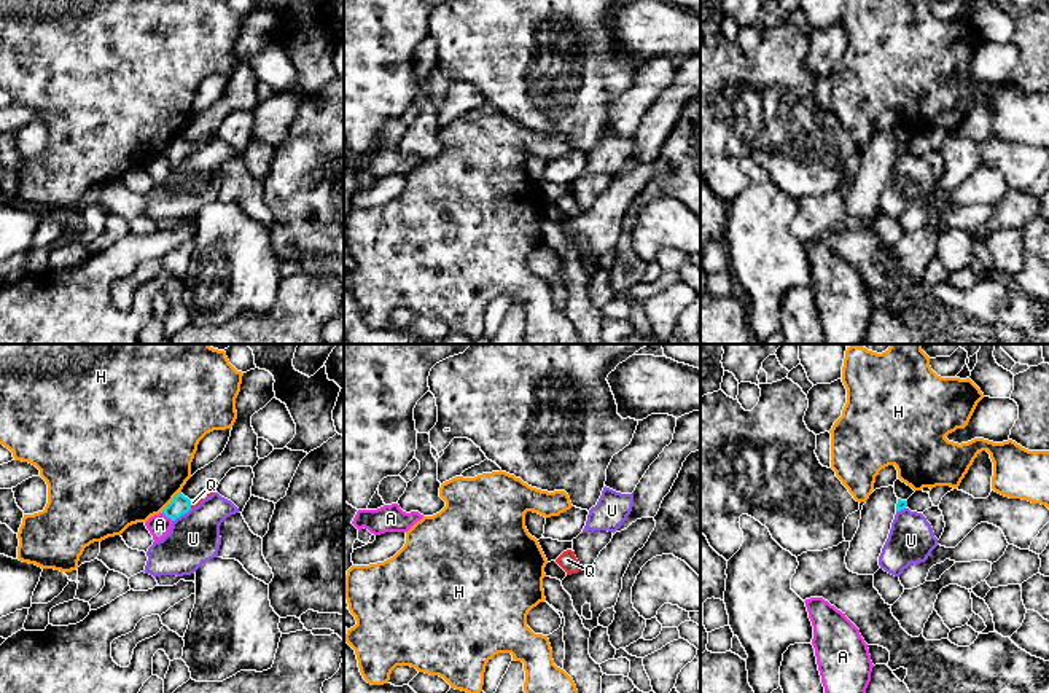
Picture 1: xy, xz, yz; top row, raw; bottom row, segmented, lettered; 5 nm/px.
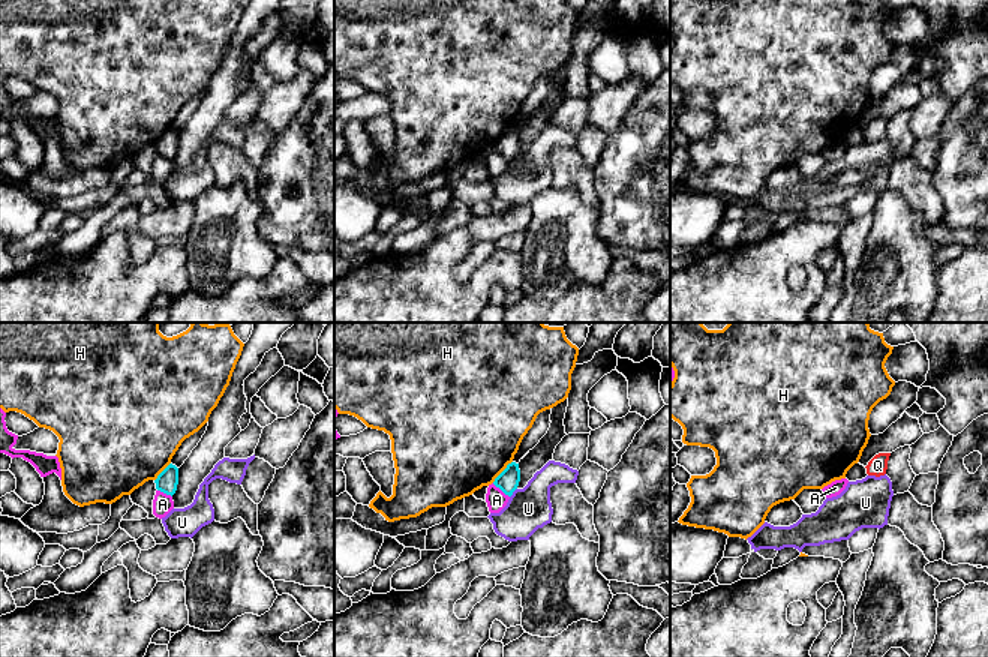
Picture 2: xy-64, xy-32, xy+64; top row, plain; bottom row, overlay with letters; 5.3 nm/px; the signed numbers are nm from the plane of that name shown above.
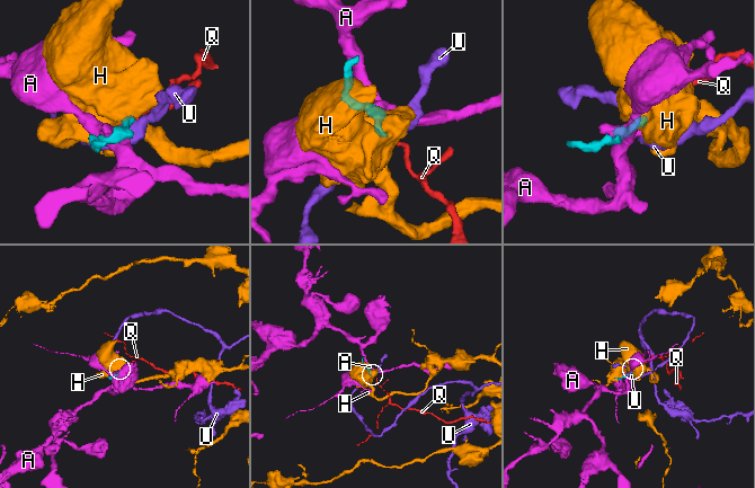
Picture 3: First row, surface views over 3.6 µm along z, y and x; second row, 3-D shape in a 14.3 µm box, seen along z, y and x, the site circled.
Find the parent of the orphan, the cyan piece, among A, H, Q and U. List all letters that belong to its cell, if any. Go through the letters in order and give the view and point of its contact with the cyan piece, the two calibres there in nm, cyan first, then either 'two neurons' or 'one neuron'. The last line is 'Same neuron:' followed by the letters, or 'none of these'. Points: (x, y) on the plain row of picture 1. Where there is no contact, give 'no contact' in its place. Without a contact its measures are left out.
A: xy (167, 160) | 90/110 nm | two neurons
H: xy (171, 145) | 90/500 nm | two neurons
Q: xy (190, 147) | 90/30 nm | two neurons
U: xy (182, 156) | 90/260 nm | two neurons
Same neuron: none of these

